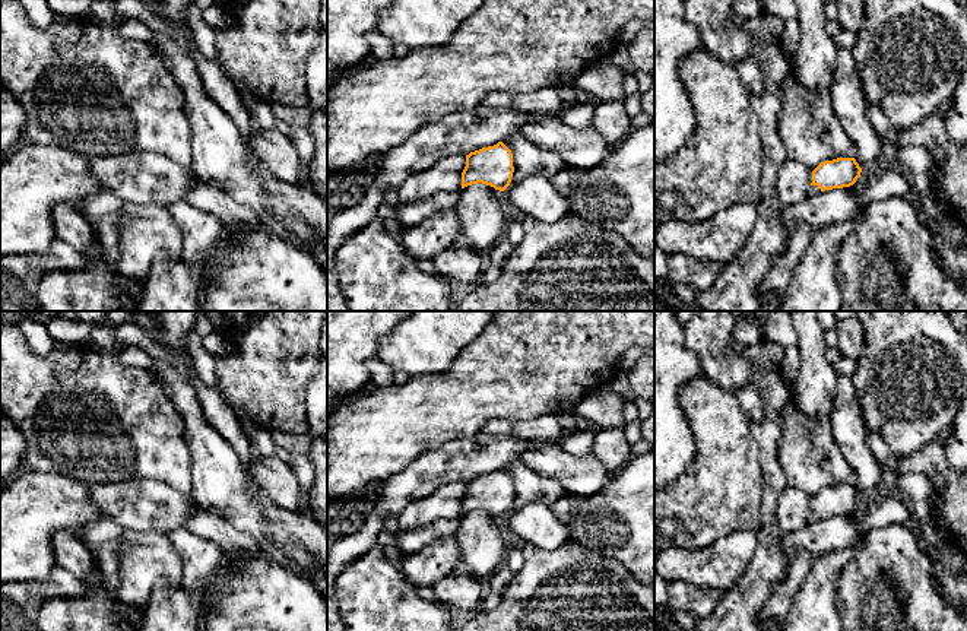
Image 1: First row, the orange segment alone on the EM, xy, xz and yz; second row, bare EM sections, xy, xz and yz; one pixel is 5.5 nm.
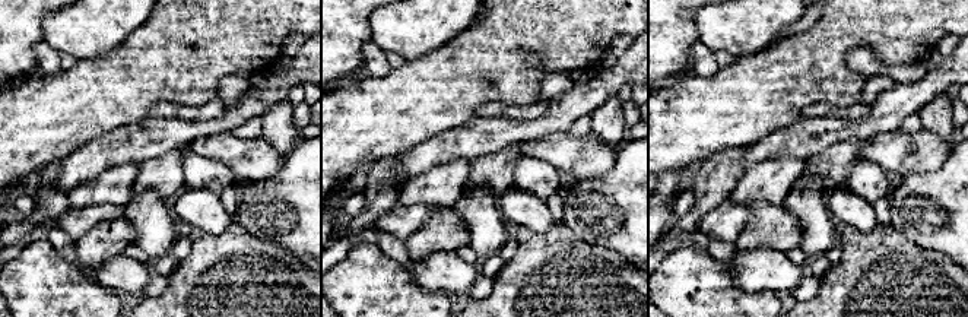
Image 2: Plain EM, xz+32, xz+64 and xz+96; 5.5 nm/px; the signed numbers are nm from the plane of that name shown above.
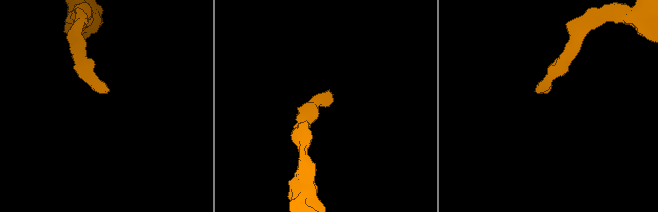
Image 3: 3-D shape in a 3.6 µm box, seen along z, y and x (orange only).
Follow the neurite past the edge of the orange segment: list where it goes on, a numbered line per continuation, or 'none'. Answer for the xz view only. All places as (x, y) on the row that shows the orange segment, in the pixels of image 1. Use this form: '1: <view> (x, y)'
none

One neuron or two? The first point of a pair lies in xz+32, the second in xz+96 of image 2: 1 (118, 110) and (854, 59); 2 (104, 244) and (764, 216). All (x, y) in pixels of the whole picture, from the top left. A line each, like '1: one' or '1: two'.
1: two
2: one

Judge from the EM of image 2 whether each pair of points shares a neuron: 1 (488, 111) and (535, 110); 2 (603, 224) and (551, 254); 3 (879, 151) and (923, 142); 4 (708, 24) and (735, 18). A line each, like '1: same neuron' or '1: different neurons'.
1: same neuron
2: different neurons
3: same neuron
4: same neuron

